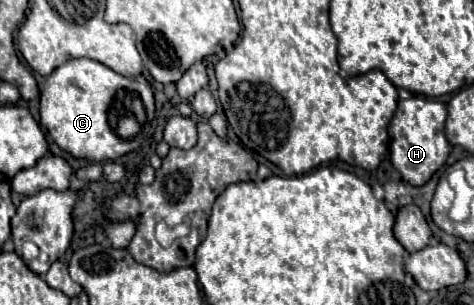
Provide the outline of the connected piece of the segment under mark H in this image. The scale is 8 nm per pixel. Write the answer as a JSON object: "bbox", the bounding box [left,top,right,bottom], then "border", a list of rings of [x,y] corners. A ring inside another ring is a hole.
{"bbox":[390,96,450,186],"border":[[[410,96],[398,102],[394,120],[390,122],[390,160],[402,178],[412,186],[426,184],[432,174],[444,166],[450,154],[450,142],[444,134],[446,104],[424,96]]]}

